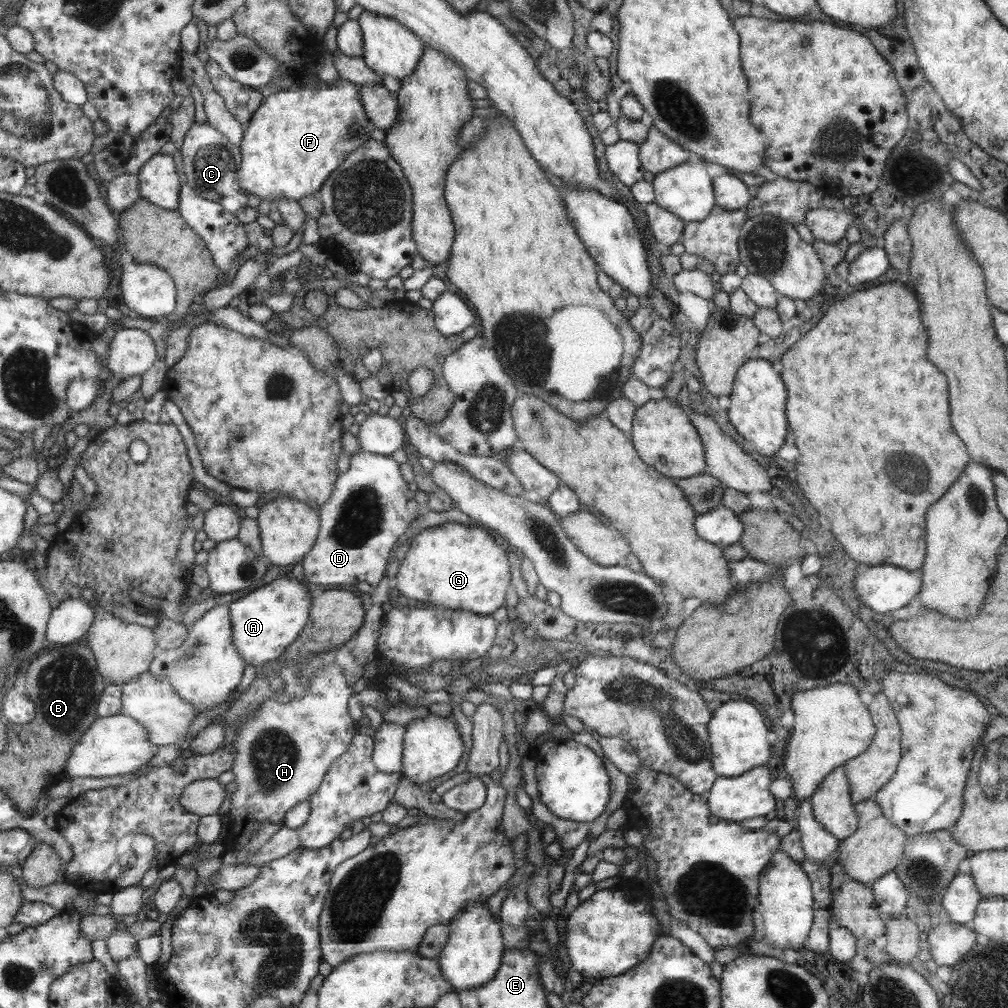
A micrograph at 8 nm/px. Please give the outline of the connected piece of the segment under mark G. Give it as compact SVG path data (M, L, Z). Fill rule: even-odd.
M446 522L420 529L409 538L409 548L399 563L395 576L396 589L403 602L431 602L451 610L491 615L505 606L509 586L509 563L505 552L480 526Z

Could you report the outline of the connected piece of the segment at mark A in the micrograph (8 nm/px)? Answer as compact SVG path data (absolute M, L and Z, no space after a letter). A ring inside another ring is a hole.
M277 578L236 599L228 606L232 622L234 645L246 664L259 668L264 662L275 661L291 645L308 624L312 598L303 583L289 578Z

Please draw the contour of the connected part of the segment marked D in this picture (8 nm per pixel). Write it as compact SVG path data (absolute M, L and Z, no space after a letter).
M359 450L350 456L348 469L339 474L330 500L320 506L319 518L318 541L300 562L305 581L323 586L367 582L373 589L383 578L391 548L417 518L417 504L395 460Z

